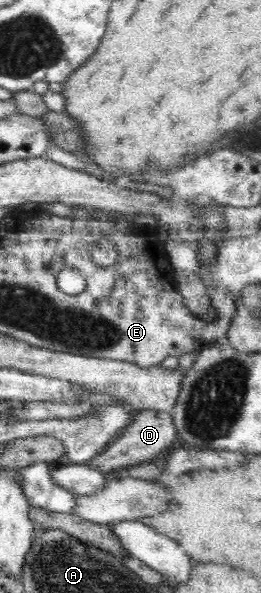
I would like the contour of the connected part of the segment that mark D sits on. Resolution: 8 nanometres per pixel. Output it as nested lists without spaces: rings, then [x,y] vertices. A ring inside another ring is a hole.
[[[141,410],[137,411],[133,422],[107,446],[105,452],[87,460],[87,467],[102,473],[117,471],[145,461],[155,460],[170,450],[170,445],[178,439],[177,429],[169,411]]]

